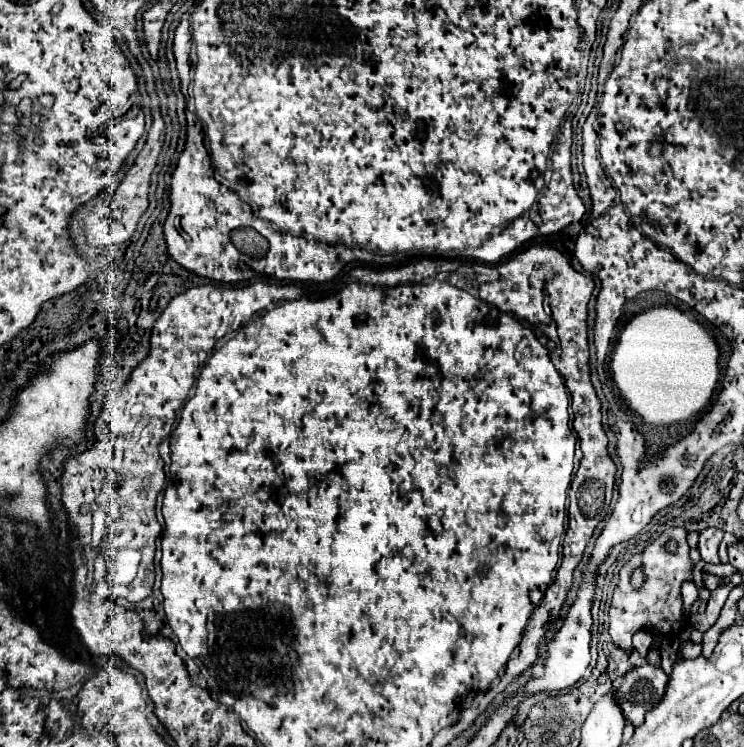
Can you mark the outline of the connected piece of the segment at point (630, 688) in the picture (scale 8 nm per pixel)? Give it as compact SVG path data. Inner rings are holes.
M641 665L629 671L621 683L619 691L619 705L623 707L623 715L629 723L639 727L643 723L645 713L651 705L659 703L667 685L667 675L661 667L655 665Z

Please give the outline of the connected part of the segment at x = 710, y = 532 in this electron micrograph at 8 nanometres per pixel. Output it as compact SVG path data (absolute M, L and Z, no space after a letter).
M705 529L705 531L699 533L699 545L697 545L697 549L699 549L701 559L703 559L705 563L713 563L713 565L719 563L717 547L719 547L723 535L725 535L725 533L719 531L719 529Z

